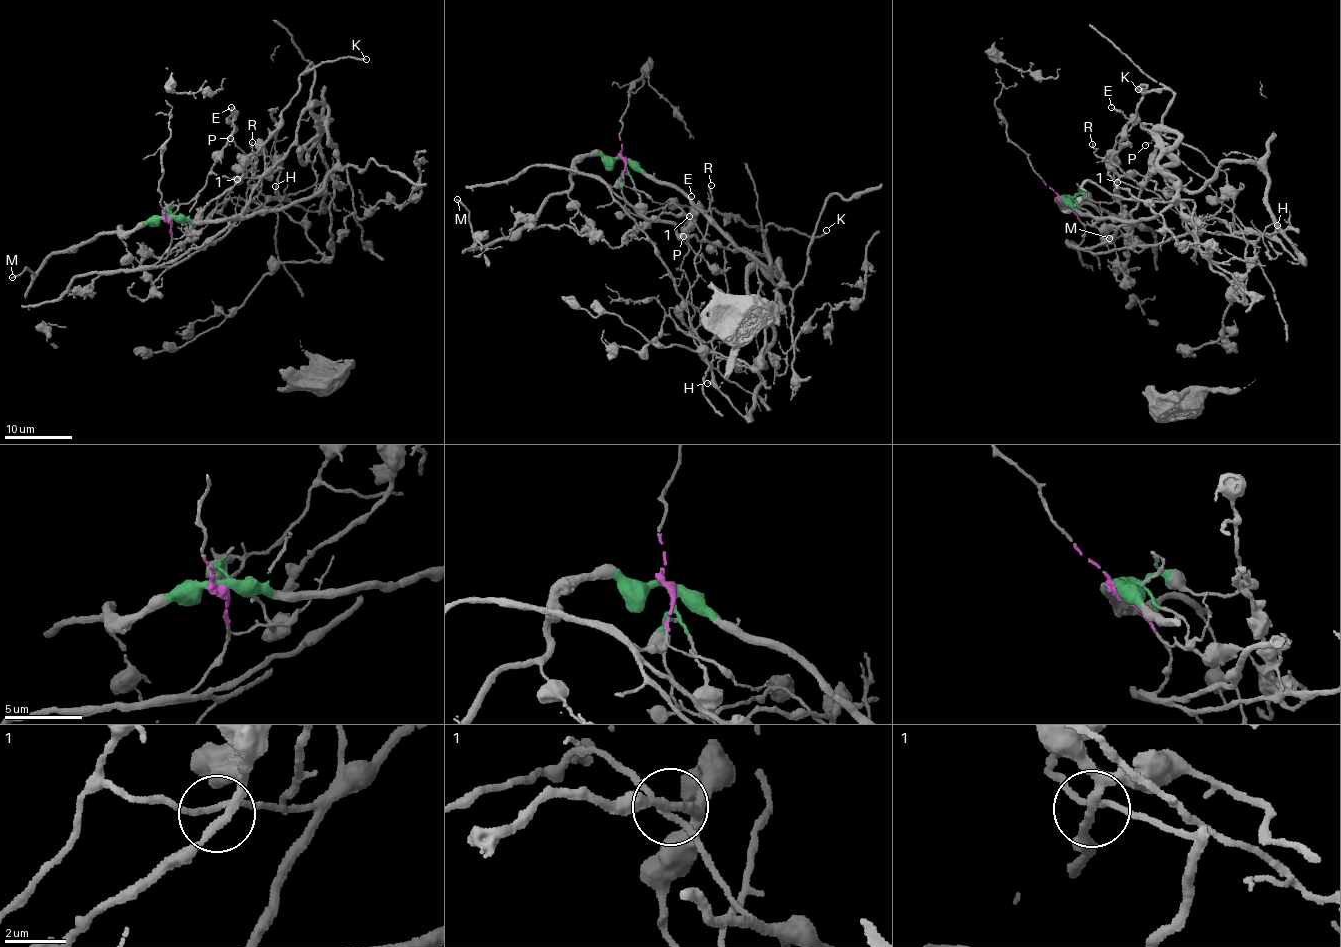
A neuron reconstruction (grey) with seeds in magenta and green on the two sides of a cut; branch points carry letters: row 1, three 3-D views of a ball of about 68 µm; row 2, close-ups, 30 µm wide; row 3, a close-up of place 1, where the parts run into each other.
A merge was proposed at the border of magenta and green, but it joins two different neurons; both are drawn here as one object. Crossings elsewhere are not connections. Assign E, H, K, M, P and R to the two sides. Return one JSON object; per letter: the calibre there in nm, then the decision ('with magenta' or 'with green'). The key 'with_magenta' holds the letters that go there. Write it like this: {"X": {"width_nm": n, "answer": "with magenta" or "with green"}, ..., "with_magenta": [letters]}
{"E": {"width_nm": 180, "answer": "with green"}, "H": {"width_nm": 220, "answer": "with green"}, "K": {"width_nm": 220, "answer": "with magenta"}, "M": {"width_nm": 240, "answer": "with green"}, "P": {"width_nm": 150, "answer": "with green"}, "R": {"width_nm": 150, "answer": "with magenta"}, "with_magenta": ["K", "R"]}

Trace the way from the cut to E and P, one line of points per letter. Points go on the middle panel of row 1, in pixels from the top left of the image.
E: (624, 158), (622, 193), (625, 207), (633, 214), (675, 203), (689, 209), (690, 218), (692, 195)
P: (624, 158), (625, 208), (643, 215), (672, 204), (685, 206), (689, 215), (684, 234), (687, 244), (683, 235)

